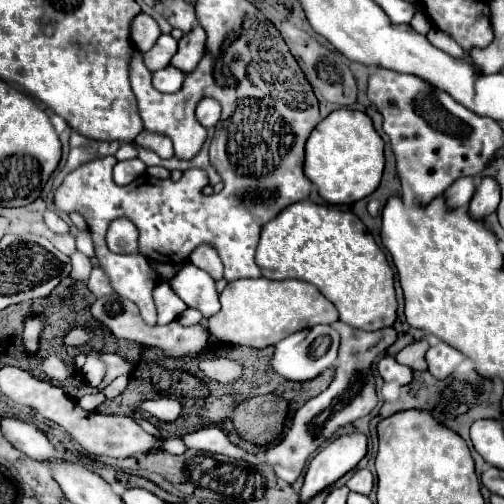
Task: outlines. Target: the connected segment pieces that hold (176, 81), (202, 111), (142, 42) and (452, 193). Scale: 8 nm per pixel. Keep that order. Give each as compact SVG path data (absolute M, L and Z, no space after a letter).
M172 65L152 73L152 85L162 93L175 93L178 91L180 85L182 85L182 79L184 79L184 75L178 73L178 69L172 67Z
M202 99L196 107L196 119L206 129L214 127L220 119L220 105L214 99Z
M140 13L134 17L132 27L130 27L130 39L138 51L142 53L150 51L154 43L158 41L158 37L160 37L160 27L150 15Z
M460 177L456 179L448 189L446 189L446 203L448 207L466 207L468 201L472 199L472 193L476 189L476 179L474 177Z

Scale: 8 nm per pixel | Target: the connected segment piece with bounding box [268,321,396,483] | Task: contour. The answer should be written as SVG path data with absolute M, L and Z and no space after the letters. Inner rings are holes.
M342 321L332 323L332 327L340 333L340 353L338 353L338 365L336 365L336 375L334 381L326 391L322 391L318 397L310 399L304 403L292 417L292 427L288 429L286 437L282 439L280 445L274 445L268 449L268 465L274 469L274 473L288 481L294 483L302 469L306 467L308 457L326 441L330 439L340 427L368 415L374 405L378 403L376 391L374 391L374 375L372 375L372 361L376 355L386 351L394 341L396 341L396 331L392 327L374 331L374 333L364 333L358 329L352 329L350 325L342 325ZM364 345L366 345L366 355L364 355Z

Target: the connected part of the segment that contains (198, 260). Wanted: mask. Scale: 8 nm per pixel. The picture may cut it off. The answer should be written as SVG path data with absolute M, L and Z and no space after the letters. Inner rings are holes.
M200 245L200 249L196 249L190 255L190 263L194 263L196 267L204 269L214 281L222 279L222 265L220 265L220 257L216 255L216 251L210 245Z

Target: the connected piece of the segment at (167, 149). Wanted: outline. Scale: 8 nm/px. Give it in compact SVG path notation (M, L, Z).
M142 131L136 139L134 139L136 145L142 145L146 149L152 149L156 151L162 159L168 159L172 157L172 141L168 141L168 137L164 137L162 133L150 133L150 131Z

